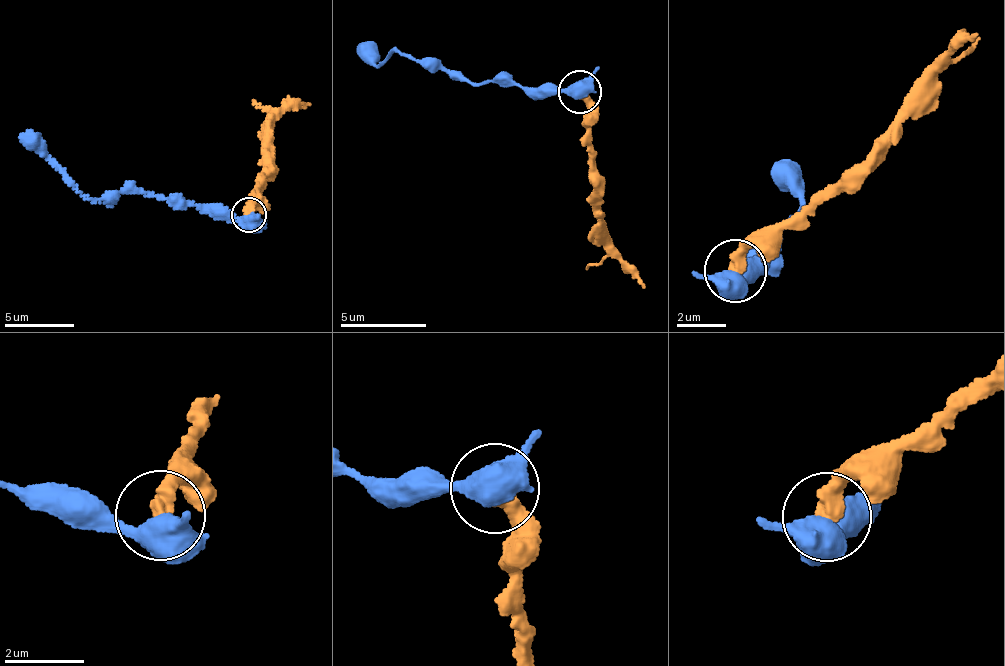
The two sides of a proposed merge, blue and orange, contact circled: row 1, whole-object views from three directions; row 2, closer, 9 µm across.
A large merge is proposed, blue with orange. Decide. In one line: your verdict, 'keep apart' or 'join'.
keep apart

